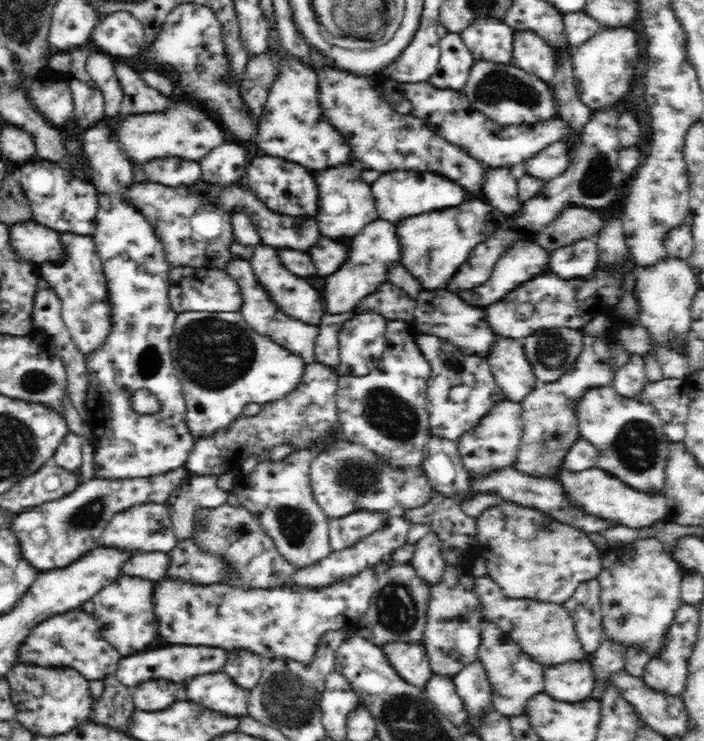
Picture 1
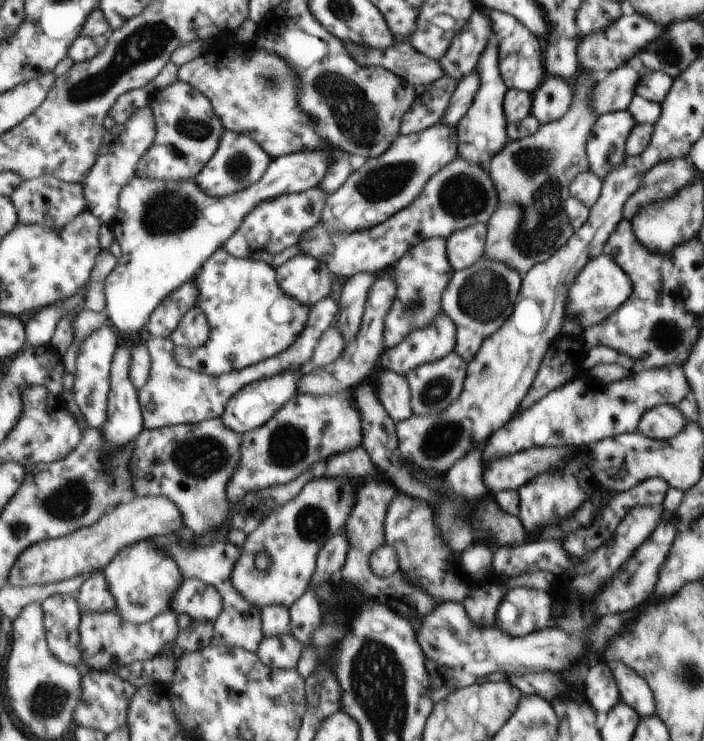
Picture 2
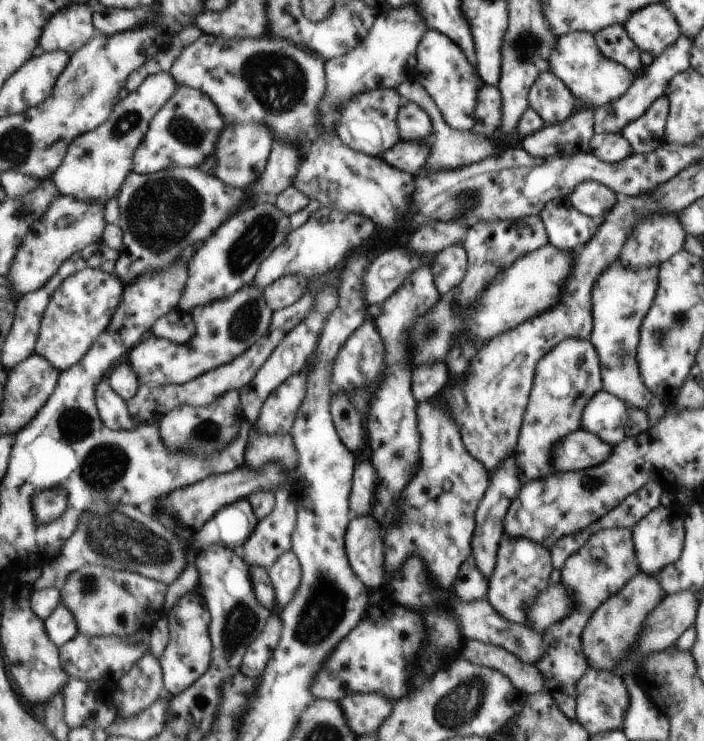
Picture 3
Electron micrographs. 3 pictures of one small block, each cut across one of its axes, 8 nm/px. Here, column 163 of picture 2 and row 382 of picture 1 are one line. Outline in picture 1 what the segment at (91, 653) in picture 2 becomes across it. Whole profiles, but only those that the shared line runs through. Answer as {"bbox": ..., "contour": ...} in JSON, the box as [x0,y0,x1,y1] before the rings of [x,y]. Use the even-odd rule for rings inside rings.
{"bbox":[612,356,650,397],"contour":[[[628,356],[630,362],[615,370],[612,386],[622,395],[633,397],[643,392],[650,382],[644,373],[643,356]]]}

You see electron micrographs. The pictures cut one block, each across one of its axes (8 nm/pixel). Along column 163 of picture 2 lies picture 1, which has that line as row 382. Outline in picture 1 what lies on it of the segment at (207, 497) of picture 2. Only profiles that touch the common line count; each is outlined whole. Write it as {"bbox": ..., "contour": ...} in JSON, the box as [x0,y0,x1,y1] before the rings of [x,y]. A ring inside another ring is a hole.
{"bbox":[417,334,506,442],"contour":[[[418,334],[417,341],[428,362],[431,363],[431,375],[427,388],[427,414],[431,437],[446,438],[458,442],[466,433],[470,433],[490,414],[497,402],[506,401],[500,387],[496,384],[493,372],[486,358],[468,356],[456,350],[456,346],[438,337]],[[454,386],[470,386],[470,395],[462,402],[452,401],[448,395]]]}

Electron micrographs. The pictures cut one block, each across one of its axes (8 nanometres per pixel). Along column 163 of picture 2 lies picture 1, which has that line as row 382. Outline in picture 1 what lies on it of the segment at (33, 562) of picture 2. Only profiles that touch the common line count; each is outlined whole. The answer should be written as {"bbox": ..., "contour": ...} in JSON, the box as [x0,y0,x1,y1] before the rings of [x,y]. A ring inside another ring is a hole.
{"bbox":[487,338,539,403],"contour":[[[500,338],[487,356],[496,384],[506,400],[520,403],[539,385],[533,366],[526,360],[518,340]]]}

